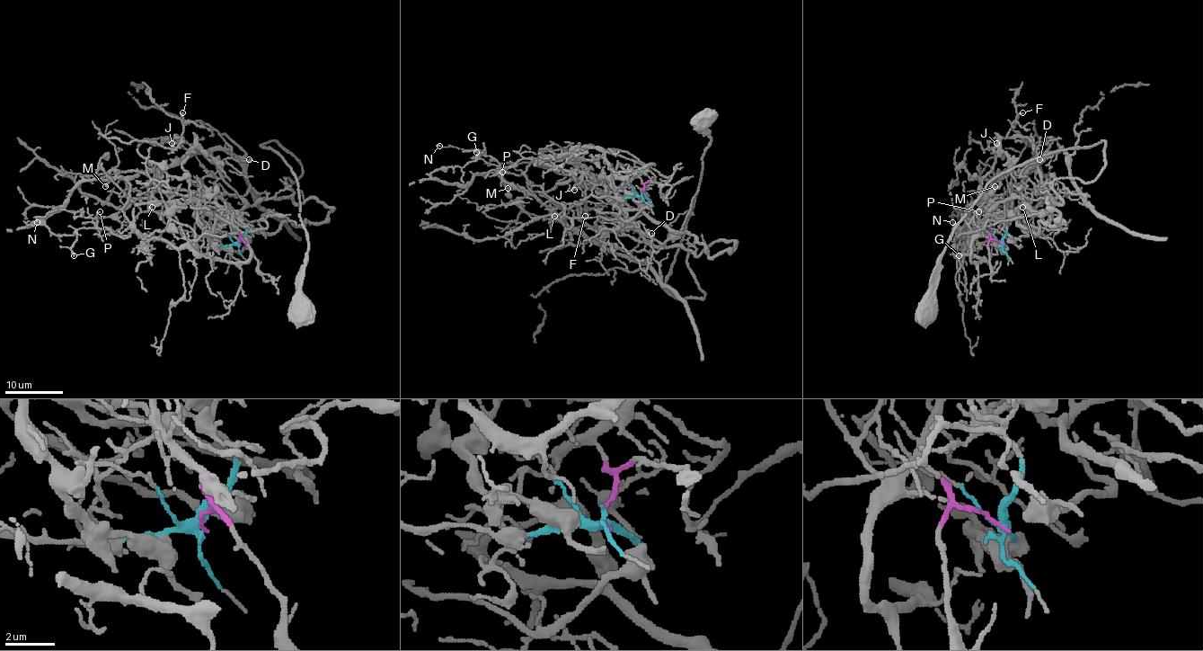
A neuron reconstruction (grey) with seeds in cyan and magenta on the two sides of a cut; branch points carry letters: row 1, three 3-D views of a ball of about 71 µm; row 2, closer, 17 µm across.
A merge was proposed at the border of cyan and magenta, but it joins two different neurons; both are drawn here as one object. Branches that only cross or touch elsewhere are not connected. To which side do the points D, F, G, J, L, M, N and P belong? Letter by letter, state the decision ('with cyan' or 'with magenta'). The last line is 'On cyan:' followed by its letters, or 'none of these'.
D: with magenta
F: with magenta
G: with cyan
J: with magenta
L: with magenta
M: with cyan
N: with magenta
P: with magenta
On cyan: G, M

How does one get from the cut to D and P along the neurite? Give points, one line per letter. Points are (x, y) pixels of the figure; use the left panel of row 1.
D: (238, 243), (236, 227), (216, 203), (217, 198), (238, 211), (243, 200), (217, 166), (225, 159), (250, 159)
P: (238, 243), (236, 229), (202, 234), (179, 247), (134, 231), (122, 238), (96, 226), (99, 211)

